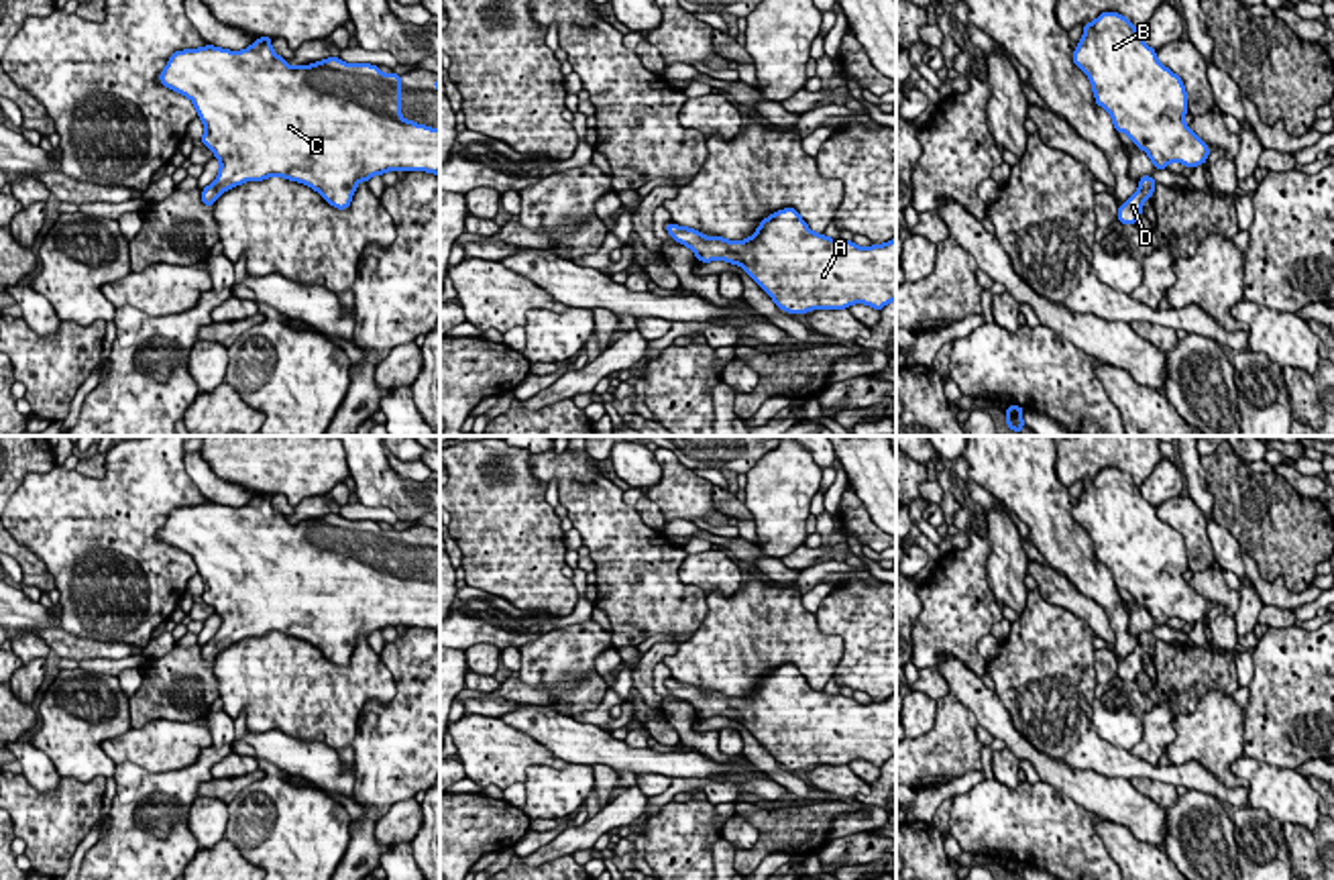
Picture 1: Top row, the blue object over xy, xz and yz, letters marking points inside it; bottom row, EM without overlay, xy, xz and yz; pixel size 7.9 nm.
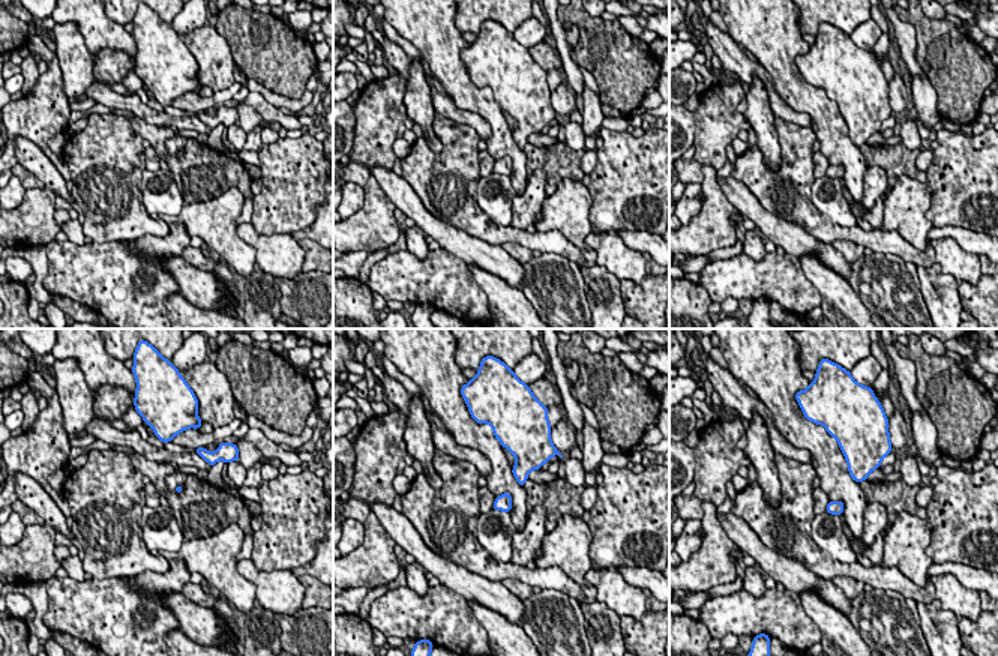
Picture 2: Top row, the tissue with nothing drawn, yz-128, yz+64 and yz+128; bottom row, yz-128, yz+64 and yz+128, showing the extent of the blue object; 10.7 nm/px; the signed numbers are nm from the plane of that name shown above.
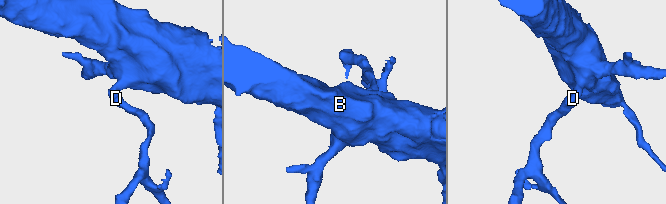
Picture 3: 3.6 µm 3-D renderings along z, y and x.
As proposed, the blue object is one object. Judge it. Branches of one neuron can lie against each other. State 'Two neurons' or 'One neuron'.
One neuron

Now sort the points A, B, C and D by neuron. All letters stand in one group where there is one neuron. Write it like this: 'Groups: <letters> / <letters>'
Groups: A B C D

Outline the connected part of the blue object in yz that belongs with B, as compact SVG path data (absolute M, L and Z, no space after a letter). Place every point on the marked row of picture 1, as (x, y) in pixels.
M1102 12L1086 22L1071 59L1090 77L1096 104L1110 112L1116 132L1126 132L1155 169L1171 161L1206 163L1210 147L1183 122L1189 108L1181 77L1159 63L1126 16Z

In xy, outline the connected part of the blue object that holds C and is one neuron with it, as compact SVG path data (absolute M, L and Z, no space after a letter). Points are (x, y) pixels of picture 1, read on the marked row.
M263 35L244 51L214 45L175 51L159 73L165 88L193 102L204 122L202 143L220 161L216 181L202 189L204 206L214 206L220 194L244 181L261 181L273 175L310 185L338 210L350 206L360 181L385 171L428 171L440 177L440 128L401 118L401 75L385 75L377 65L344 63L338 57L291 67L273 51L271 41Z

